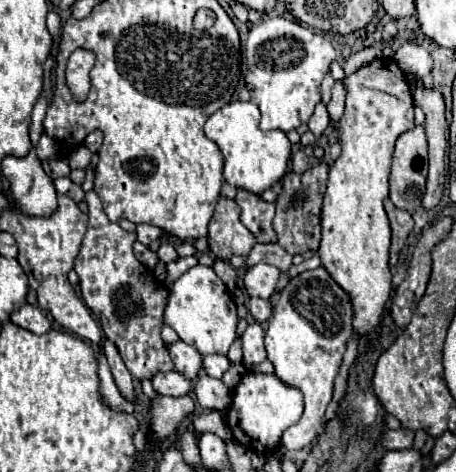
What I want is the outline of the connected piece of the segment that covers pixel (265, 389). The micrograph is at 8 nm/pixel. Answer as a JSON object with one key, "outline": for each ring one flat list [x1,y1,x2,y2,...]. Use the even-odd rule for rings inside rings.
{"outline":[[246,371,240,379,240,383,234,387,234,411,238,413,238,425,242,431,250,437,250,449,256,451,274,451,280,445,282,433,298,423,304,411,304,395,296,387,290,387,288,383,282,383,274,373,256,373]]}

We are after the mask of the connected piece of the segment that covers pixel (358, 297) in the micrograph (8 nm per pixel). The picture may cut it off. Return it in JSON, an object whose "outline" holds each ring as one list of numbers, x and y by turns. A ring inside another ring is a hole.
{"outline":[[376,59,356,73,346,77,346,109,338,121,342,155,334,161,328,175,328,189,322,207,322,241,320,259,332,279,350,293,354,303,354,331,364,339,376,337,378,321,382,317,384,305,392,293,392,275,388,269,388,249,390,249,390,225,382,201,388,197,388,175,390,159,394,153,396,139,414,127,414,105,406,75,396,65,394,59]]}

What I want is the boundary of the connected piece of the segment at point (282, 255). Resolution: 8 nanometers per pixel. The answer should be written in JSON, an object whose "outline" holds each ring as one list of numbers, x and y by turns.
{"outline":[[258,243,258,245,250,251,250,255,246,257,246,267,252,267,252,265,256,265,256,263,260,263,260,261,270,263,270,265,278,267,278,269,284,273,284,271,288,271,290,265,292,265,292,255,286,253,280,245,262,245,262,243]]}

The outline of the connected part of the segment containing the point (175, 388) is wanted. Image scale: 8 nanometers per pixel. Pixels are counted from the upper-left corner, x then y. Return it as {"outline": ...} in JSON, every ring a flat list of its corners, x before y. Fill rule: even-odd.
{"outline":[[178,371,156,373,152,377,152,387,154,387,156,393,170,395,170,397,182,397,190,391,190,383]]}

